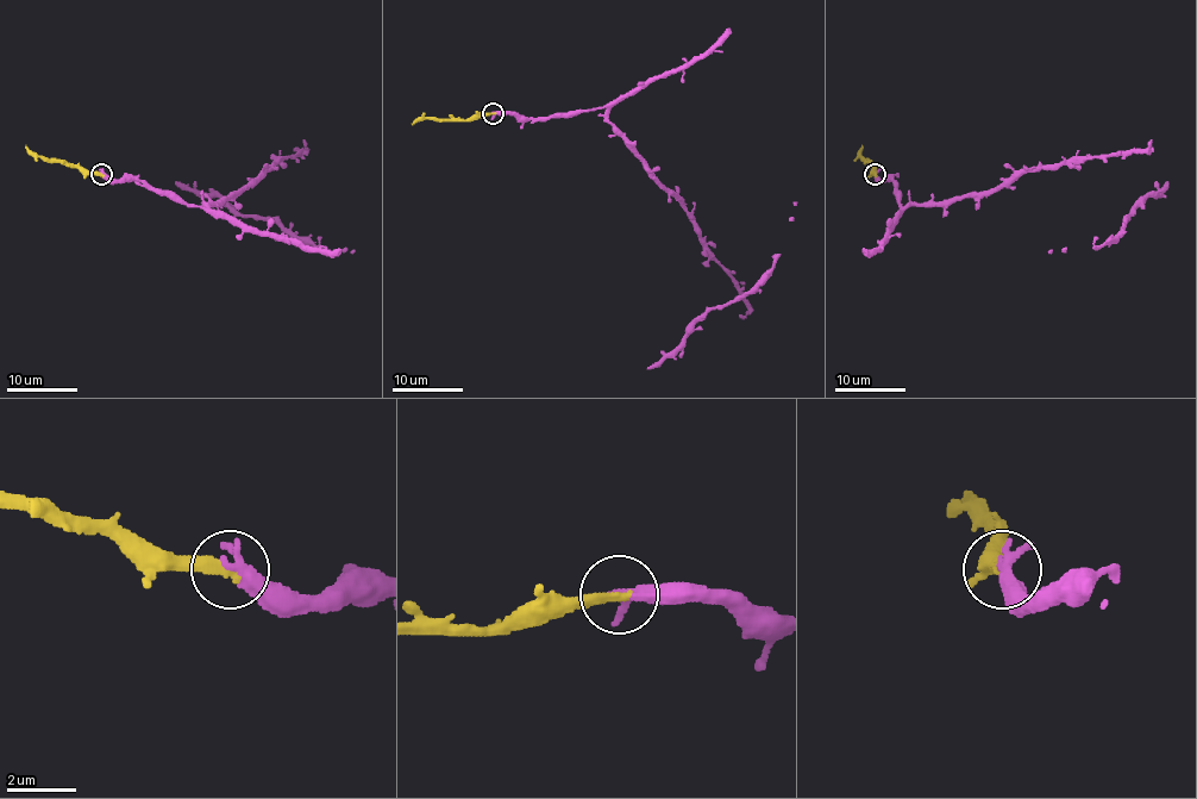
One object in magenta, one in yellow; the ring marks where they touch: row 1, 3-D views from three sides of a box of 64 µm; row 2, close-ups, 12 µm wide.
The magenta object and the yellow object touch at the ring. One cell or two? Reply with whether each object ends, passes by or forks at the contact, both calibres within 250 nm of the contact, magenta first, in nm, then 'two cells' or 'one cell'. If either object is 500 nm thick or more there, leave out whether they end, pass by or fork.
magenta passes by; yellow ends there; 300 nm thick on the magenta side, 340 nm on the other; one cell

